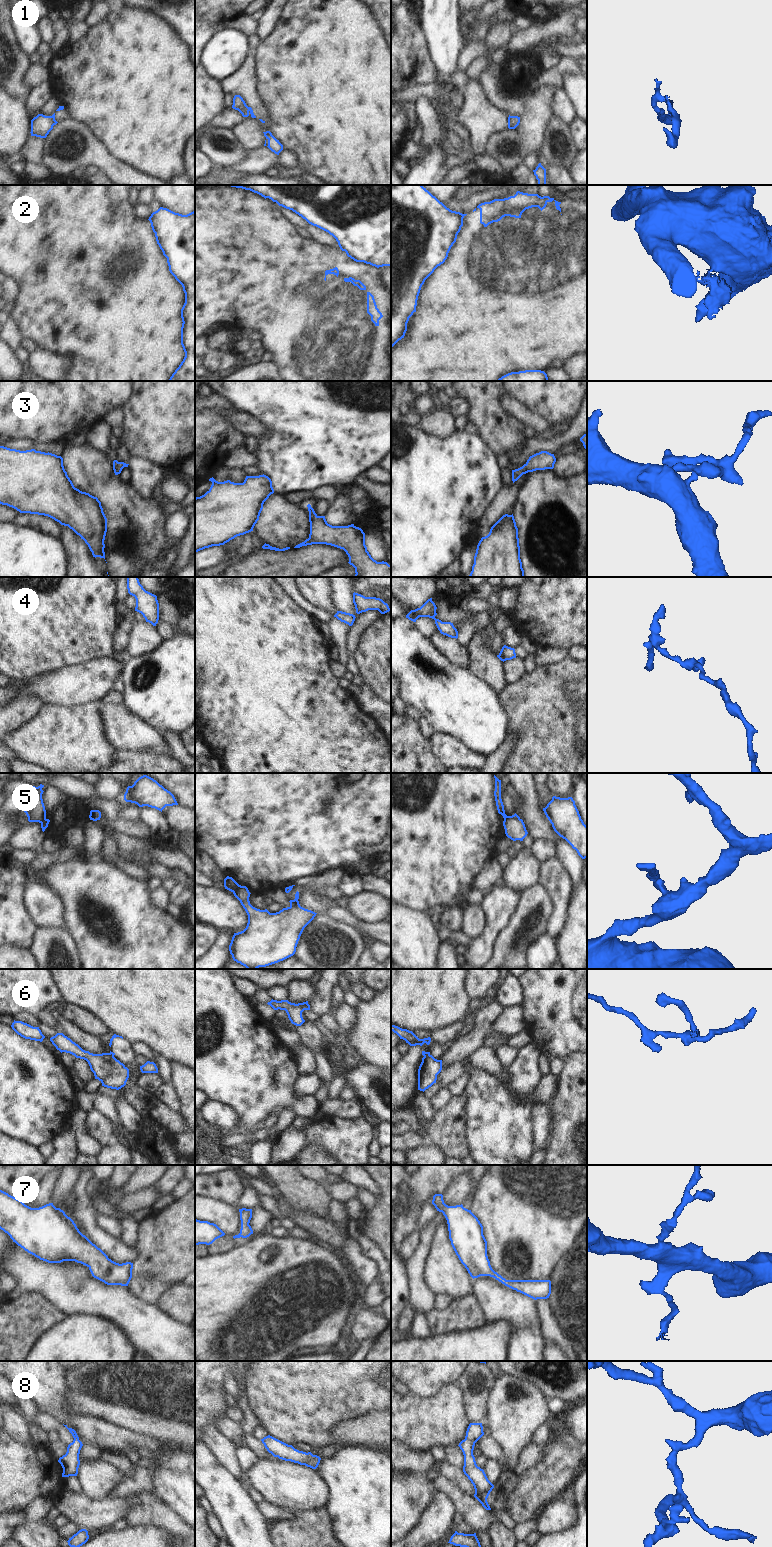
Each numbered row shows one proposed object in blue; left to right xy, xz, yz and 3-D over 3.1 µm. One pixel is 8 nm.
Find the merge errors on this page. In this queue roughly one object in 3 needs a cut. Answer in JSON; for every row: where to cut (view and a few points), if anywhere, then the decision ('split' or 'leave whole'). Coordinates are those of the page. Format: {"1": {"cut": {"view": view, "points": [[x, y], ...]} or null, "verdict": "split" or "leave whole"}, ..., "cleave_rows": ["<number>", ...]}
{"1": {"cut": {"view": "xy", "points": [[52, 115], [54, 124]]}, "verdict": "split"}, "2": {"cut": {"view": "yz", "points": [[462, 214], [463, 217]]}, "verdict": "split"}, "3": {"cut": null, "verdict": "leave whole"}, "4": {"cut": null, "verdict": "leave whole"}, "5": {"cut": {"view": "xz", "points": [[240, 885], [233, 893]]}, "verdict": "split"}, "6": {"cut": {"view": "yz", "points": [[429, 1053], [424, 1056]]}, "verdict": "split"}, "7": {"cut": null, "verdict": "leave whole"}, "8": {"cut": null, "verdict": "leave whole"}, "cleave_rows": ["1", "2", "5", "6"]}

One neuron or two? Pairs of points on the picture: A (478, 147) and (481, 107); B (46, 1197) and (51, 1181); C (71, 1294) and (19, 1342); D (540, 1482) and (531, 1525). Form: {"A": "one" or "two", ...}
{"A": "one", "B": "one", "C": "two", "D": "two"}

